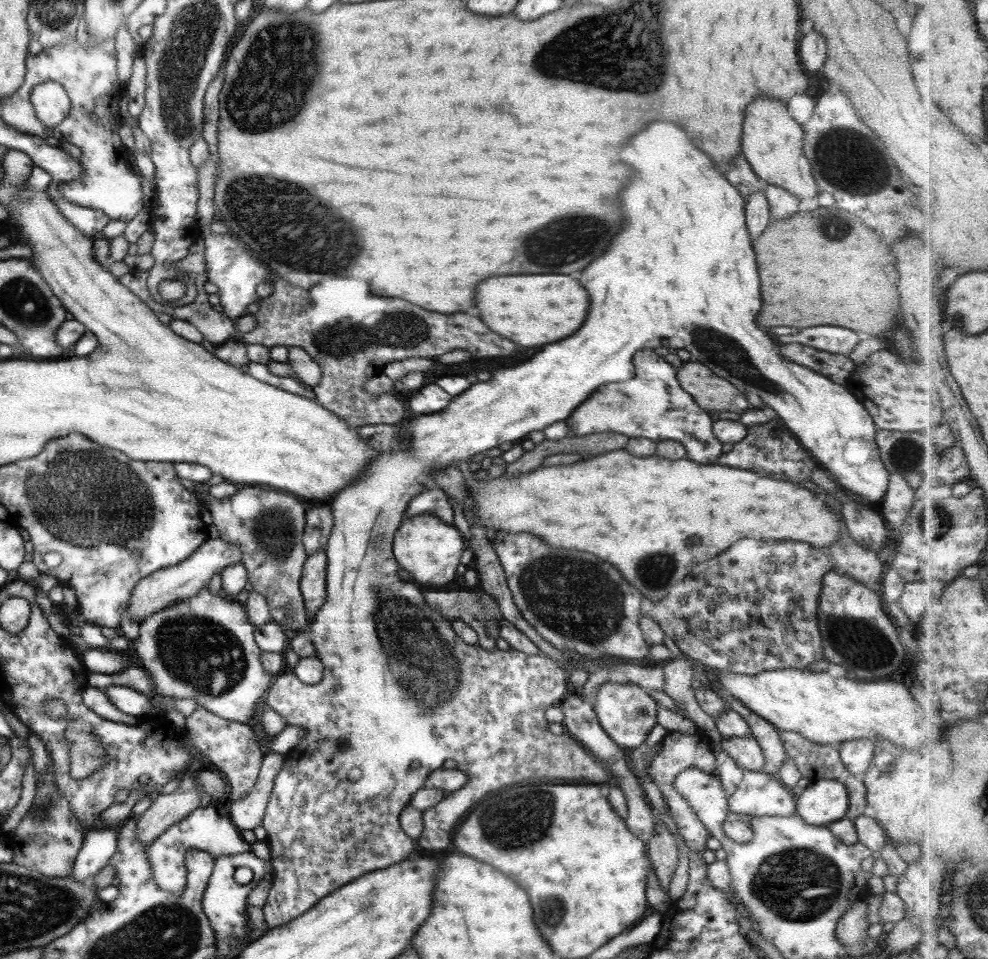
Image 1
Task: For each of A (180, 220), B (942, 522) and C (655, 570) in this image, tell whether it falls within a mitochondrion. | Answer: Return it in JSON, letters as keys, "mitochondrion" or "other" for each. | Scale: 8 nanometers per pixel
{"A":"other","B":"mitochondrion","C":"mitochondrion"}

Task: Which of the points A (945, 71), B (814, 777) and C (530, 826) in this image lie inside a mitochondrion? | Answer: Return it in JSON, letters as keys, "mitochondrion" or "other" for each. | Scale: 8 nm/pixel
{"A":"other","B":"other","C":"mitochondrion"}

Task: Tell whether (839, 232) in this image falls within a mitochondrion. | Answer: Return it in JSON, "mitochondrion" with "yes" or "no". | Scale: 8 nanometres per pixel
{"mitochondrion":"yes"}

